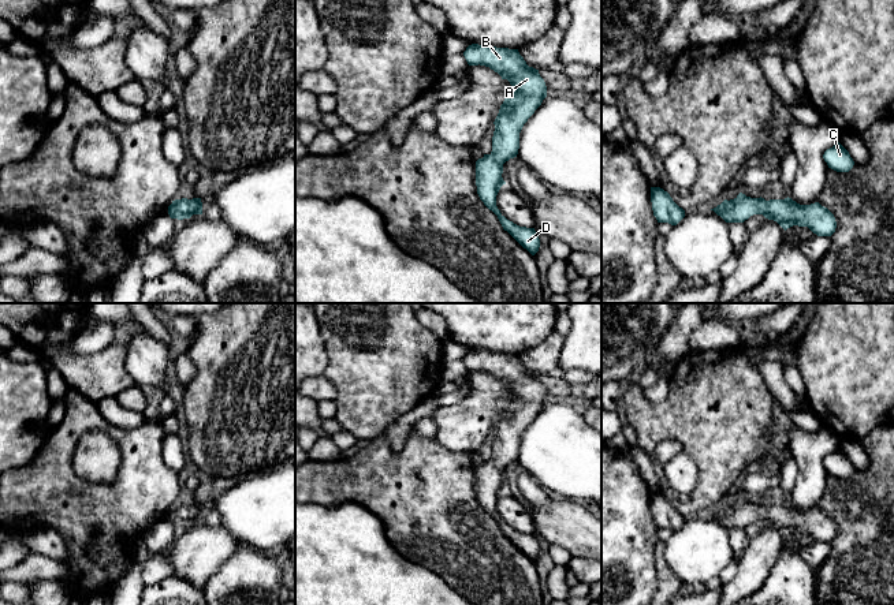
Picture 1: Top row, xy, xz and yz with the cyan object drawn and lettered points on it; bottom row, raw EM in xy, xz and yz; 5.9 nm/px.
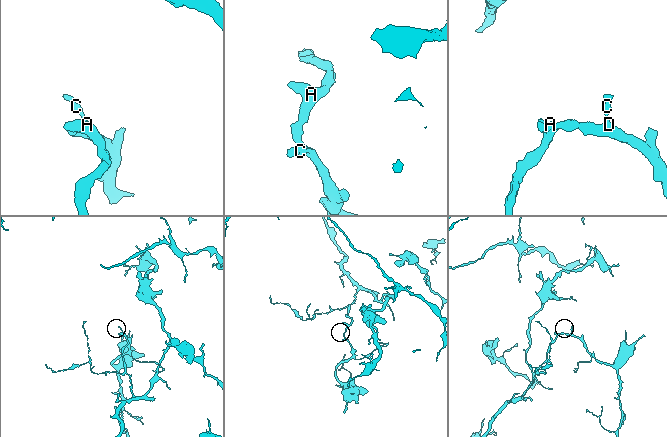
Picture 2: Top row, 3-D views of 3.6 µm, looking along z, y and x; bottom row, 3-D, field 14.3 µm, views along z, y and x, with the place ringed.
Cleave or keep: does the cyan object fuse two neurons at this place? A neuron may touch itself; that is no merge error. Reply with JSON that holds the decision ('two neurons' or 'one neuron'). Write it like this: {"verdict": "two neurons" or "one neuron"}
{"verdict": "one neuron"}

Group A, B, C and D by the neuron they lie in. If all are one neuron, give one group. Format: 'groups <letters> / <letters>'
groups A B C D

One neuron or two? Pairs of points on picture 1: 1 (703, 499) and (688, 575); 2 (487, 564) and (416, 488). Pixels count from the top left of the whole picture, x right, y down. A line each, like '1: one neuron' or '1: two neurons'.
1: two neurons
2: one neuron

